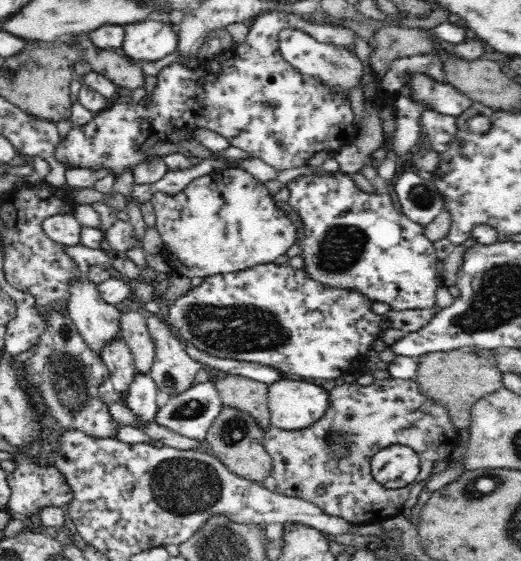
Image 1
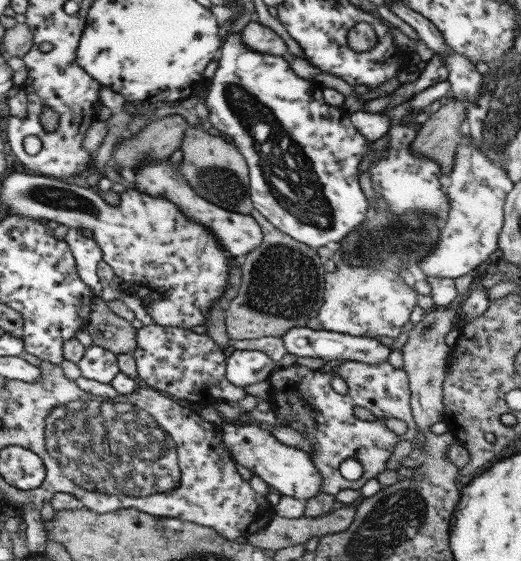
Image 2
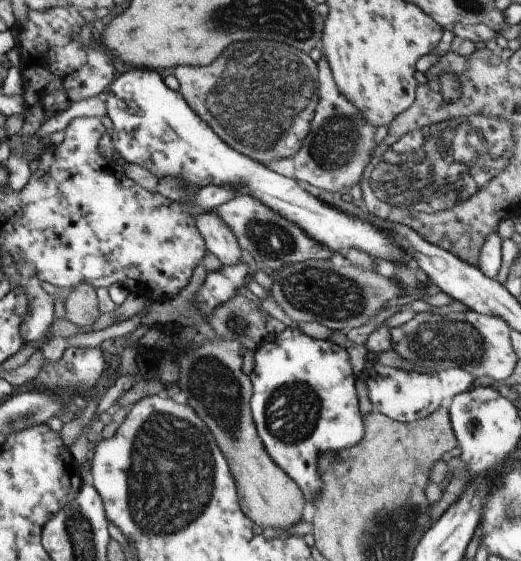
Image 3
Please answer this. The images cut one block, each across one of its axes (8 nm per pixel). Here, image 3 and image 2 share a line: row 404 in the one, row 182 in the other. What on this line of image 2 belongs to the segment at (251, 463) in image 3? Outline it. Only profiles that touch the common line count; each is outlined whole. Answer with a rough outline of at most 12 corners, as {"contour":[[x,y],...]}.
{"contour":[[186,129],[181,173],[202,198],[251,214],[249,168],[233,143]]}

